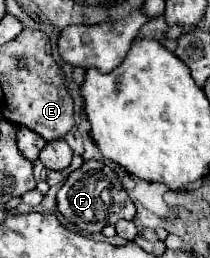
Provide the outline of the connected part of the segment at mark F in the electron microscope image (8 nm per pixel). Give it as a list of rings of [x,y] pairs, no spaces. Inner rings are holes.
[[[92,160],[92,162],[94,166],[90,166],[90,162],[84,162],[78,170],[74,170],[66,178],[64,186],[58,190],[58,196],[56,196],[58,210],[66,216],[68,222],[72,222],[78,230],[86,234],[102,232],[104,226],[112,226],[118,220],[134,220],[136,216],[136,206],[128,198],[114,170],[104,162],[98,162],[98,160]]]

